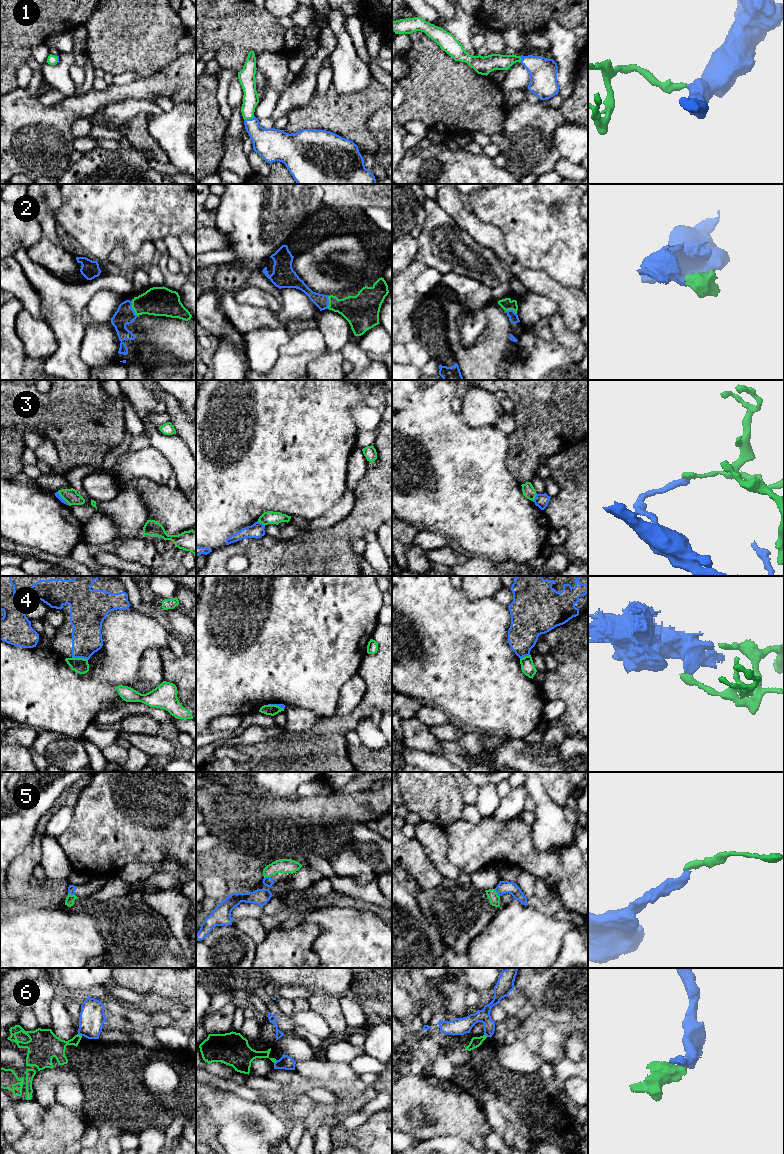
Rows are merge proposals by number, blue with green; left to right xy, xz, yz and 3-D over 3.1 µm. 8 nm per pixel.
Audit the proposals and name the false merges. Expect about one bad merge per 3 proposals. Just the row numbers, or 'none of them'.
3, 4, 6

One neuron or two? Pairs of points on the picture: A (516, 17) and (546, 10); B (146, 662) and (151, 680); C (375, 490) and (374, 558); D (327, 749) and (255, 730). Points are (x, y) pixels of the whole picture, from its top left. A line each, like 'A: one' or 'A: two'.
A: one
B: one
C: two
D: two

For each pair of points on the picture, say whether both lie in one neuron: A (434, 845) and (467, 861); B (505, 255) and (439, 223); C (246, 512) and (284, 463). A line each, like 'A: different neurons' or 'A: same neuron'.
A: different neurons
B: different neurons
C: same neuron

